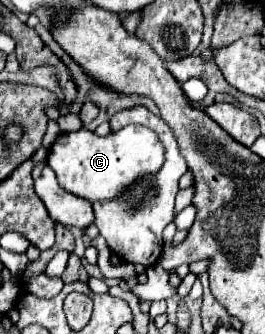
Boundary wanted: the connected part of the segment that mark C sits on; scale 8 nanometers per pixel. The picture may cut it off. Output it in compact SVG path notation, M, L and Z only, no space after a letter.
M127 125L121 131L97 137L93 131L79 129L75 133L65 133L57 137L55 145L49 149L47 165L55 171L59 185L91 203L111 201L131 189L135 183L153 177L165 161L165 147L153 129L143 125Z

